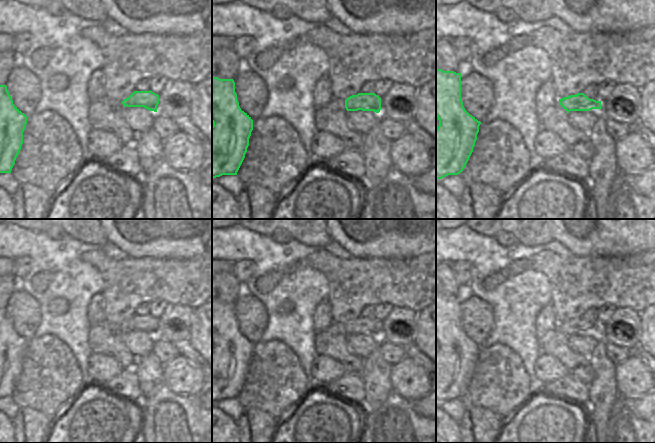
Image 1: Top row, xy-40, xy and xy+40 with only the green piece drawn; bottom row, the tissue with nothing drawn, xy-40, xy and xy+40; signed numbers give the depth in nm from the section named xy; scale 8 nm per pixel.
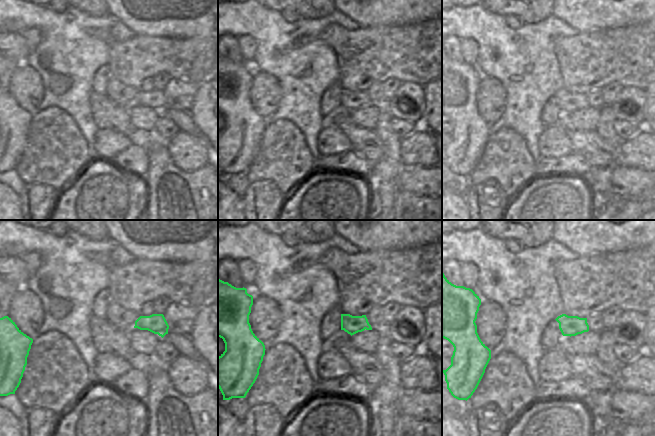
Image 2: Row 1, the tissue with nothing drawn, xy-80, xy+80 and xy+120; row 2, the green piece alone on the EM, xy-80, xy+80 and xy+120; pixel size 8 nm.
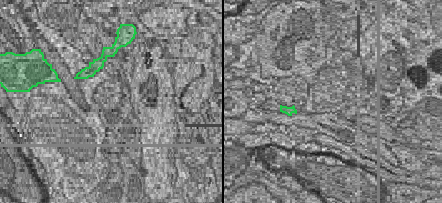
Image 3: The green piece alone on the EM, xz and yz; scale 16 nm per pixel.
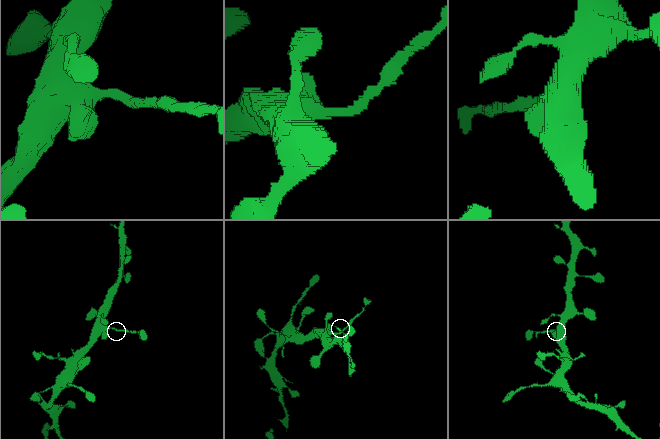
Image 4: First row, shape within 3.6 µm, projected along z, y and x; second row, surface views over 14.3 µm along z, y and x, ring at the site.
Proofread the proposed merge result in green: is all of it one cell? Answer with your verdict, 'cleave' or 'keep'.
cleave

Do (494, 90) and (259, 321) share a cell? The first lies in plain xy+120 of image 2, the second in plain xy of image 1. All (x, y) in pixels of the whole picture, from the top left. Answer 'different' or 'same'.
same

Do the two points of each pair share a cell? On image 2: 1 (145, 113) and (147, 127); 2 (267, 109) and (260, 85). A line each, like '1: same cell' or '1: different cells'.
1: same cell
2: same cell

